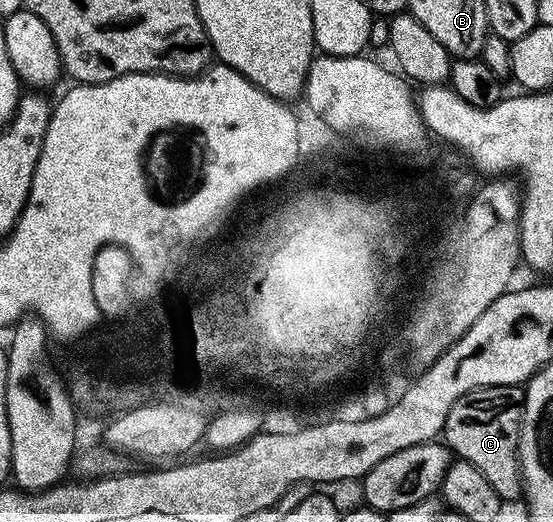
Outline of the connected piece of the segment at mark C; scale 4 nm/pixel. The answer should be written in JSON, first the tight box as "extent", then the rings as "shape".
{"extent":[443,387,524,500],"shape":[[[479,387],[463,395],[450,409],[444,422],[443,442],[456,459],[464,459],[500,494],[501,500],[519,500],[522,495],[520,478],[520,423],[524,420],[524,392],[520,387]]]}

